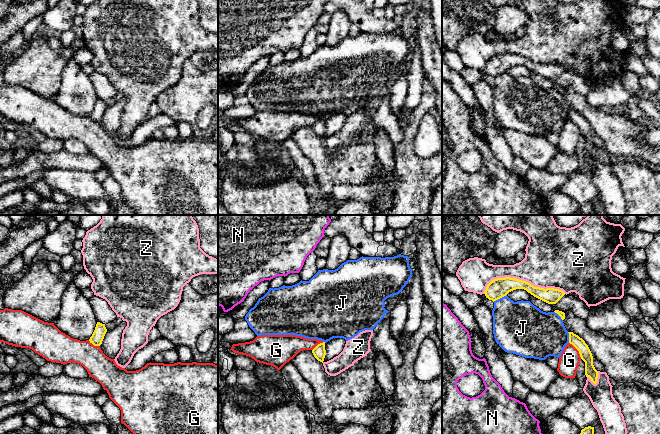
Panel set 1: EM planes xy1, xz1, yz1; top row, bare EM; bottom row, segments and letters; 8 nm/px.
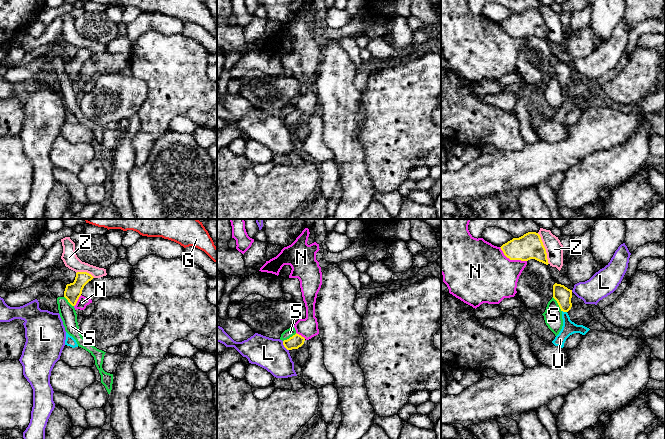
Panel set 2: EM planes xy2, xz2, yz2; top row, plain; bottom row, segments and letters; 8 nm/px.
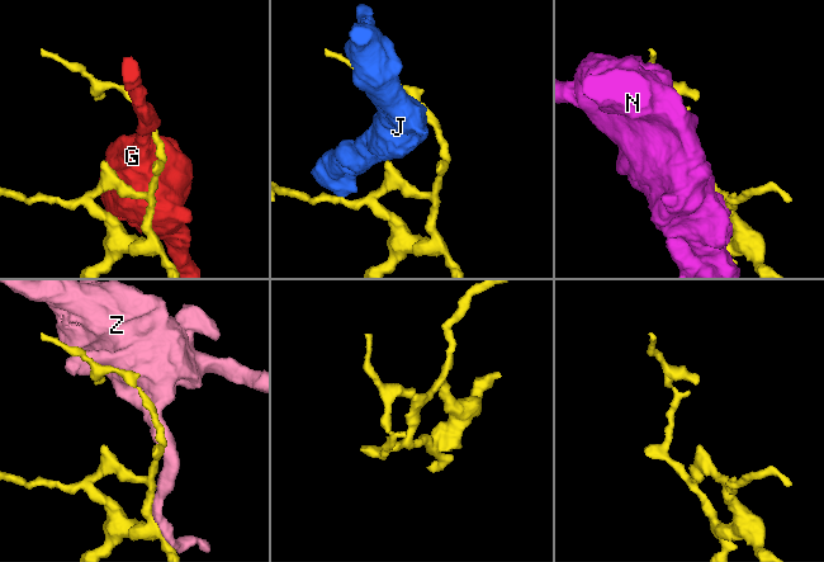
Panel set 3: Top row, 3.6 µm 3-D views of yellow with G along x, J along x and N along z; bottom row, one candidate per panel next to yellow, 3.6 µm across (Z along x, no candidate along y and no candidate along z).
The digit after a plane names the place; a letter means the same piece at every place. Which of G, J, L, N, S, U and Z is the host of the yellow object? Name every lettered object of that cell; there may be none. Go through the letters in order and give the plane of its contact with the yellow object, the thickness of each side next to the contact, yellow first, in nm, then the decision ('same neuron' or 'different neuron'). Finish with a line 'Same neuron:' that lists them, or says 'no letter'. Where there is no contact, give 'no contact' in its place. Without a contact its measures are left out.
G: yz1 | 90/160 nm | different neuron
J: yz1 | 160/360 nm | different neuron
L: xz2 | 110/260 nm | different neuron
N: yz2 | 200/440 nm | different neuron
S: yz2 | 140/140 nm | different neuron
U: yz2 | 140/110 nm | same neuron
Z: yz1 | 160/400 nm | different neuron
Same neuron: U

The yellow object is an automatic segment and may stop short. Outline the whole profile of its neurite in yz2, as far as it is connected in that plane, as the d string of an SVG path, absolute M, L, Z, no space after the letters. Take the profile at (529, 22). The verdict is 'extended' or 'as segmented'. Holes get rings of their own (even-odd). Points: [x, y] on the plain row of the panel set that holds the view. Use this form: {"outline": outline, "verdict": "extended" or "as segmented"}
{"outline": "M528 8L519 14L513 14L500 24L510 36L528 37L535 35L546 41L549 40L546 25L540 11L536 8Z", "verdict": "as segmented"}

